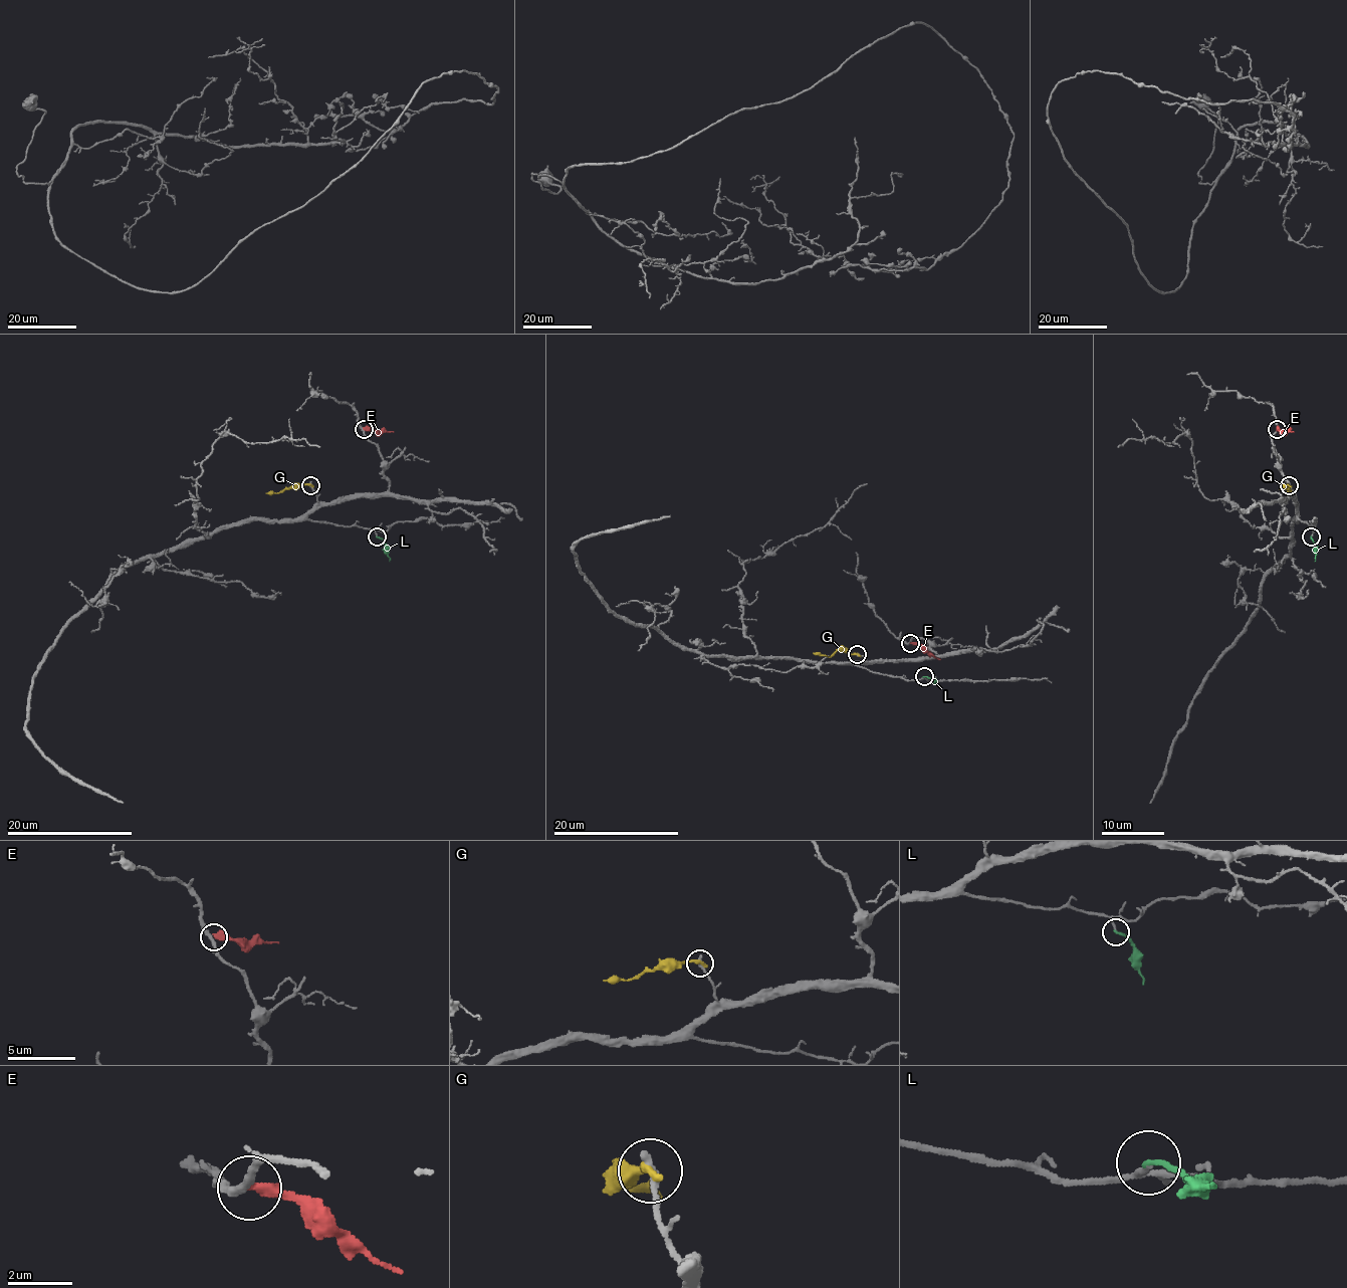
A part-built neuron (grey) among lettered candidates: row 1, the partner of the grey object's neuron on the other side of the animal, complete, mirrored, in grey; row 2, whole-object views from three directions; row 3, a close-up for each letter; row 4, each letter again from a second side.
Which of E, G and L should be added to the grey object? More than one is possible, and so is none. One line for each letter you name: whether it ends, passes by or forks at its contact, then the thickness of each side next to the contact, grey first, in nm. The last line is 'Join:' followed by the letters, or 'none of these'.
L: it ends there; 140 nm thick on the grey side, 170 nm on the other
Join: L

